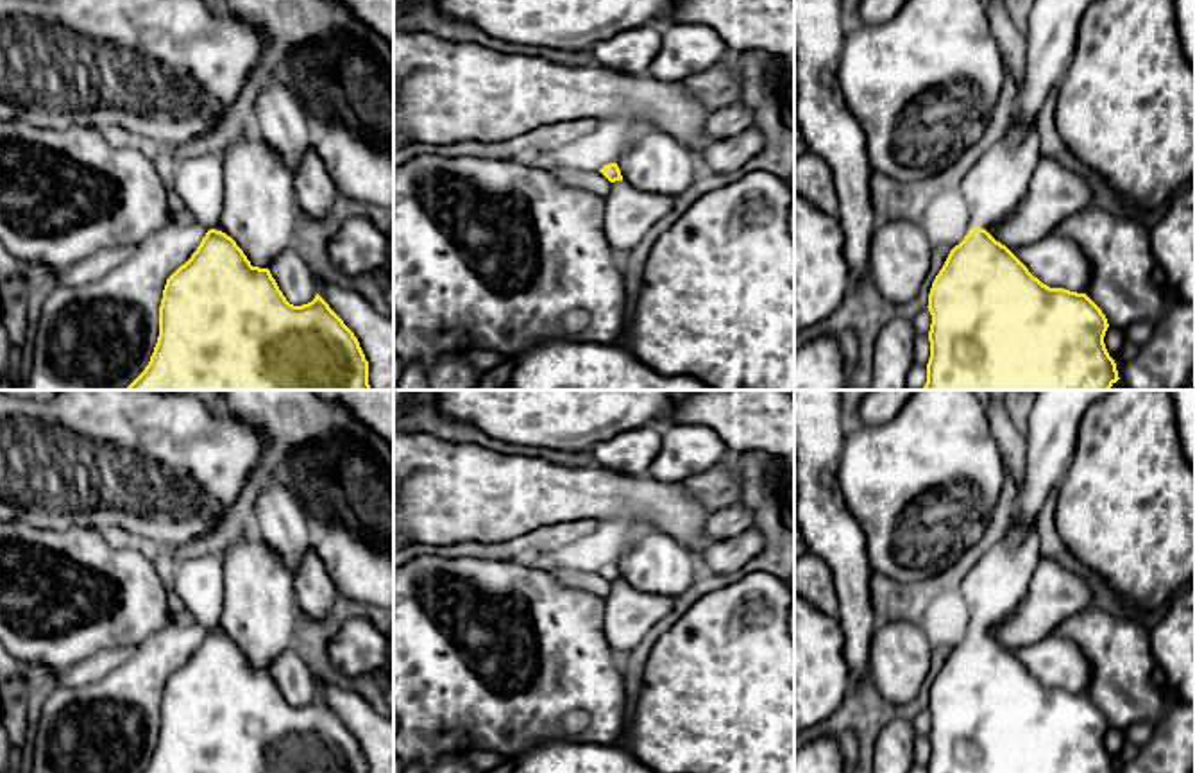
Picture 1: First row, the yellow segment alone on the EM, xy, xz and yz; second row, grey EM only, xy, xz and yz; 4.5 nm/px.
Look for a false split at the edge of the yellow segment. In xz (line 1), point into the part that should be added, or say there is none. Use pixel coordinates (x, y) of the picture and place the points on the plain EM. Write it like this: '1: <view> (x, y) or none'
1: none

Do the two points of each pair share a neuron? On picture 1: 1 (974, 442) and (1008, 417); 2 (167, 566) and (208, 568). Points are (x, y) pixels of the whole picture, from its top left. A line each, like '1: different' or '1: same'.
1: different
2: different

